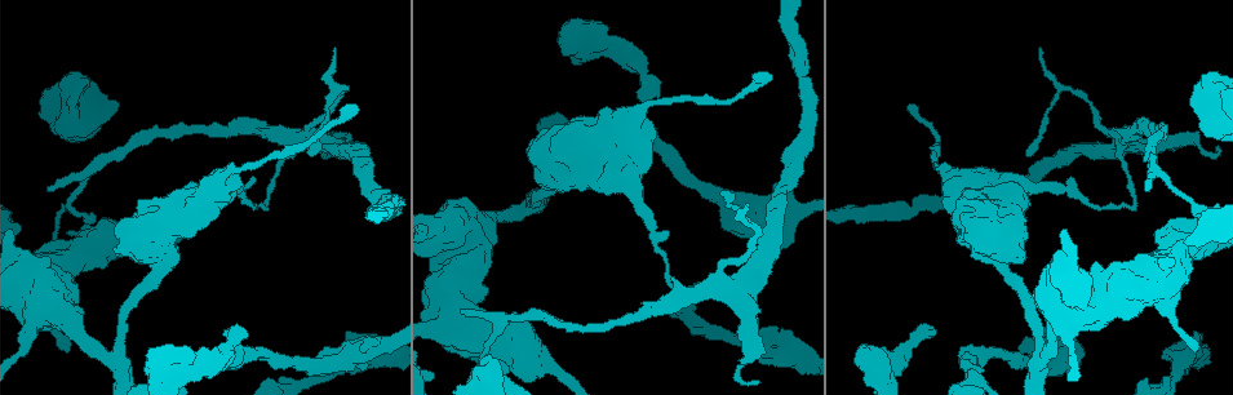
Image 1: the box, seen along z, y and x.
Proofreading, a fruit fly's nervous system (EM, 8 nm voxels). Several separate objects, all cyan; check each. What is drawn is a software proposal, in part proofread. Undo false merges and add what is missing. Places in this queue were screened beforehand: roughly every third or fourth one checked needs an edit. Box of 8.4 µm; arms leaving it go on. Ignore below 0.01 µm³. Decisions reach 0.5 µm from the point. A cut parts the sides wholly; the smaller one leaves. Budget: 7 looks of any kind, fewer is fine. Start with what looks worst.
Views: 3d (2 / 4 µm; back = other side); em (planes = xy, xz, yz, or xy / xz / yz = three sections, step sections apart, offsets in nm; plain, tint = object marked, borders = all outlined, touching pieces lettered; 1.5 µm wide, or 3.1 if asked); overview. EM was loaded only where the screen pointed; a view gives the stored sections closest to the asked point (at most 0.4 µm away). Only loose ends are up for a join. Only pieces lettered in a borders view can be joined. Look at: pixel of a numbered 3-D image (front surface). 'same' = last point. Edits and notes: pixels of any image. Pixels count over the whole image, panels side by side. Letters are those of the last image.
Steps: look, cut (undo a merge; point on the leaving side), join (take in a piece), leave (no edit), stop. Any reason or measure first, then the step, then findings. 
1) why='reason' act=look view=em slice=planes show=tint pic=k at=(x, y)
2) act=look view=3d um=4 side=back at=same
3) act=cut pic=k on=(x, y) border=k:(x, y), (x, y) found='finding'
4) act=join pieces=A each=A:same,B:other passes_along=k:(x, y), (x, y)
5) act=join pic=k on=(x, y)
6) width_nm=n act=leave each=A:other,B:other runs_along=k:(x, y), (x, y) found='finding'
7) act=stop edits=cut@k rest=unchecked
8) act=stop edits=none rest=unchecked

why='an open end' act=look view=em slice=yz step=8 show=tint pic=1 at=(932, 331)

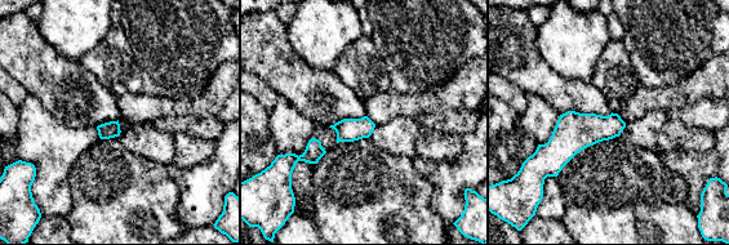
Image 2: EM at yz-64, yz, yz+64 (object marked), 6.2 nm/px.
why='cut it another way' act=look view=em slice=planes show=borders at=same

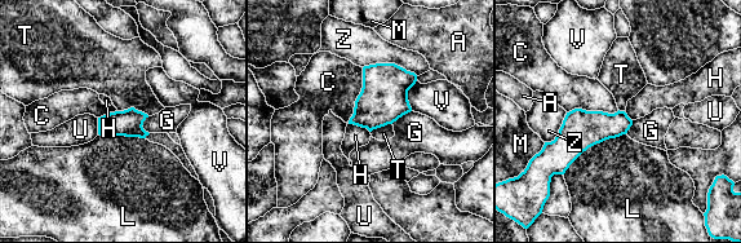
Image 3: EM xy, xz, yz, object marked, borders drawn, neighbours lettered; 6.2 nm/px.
width_nm=170 act=leave each=A:other,C:other,G:other,H:other,L:other,M:other,T:other,U:other,V:other,Z:other border=3:(118, 110), (134, 107), (149, 115) found='none of them fits'

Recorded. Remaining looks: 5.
why='branch stops here' act=look view=3d um=4 side=back pic=1 at=(367, 366)

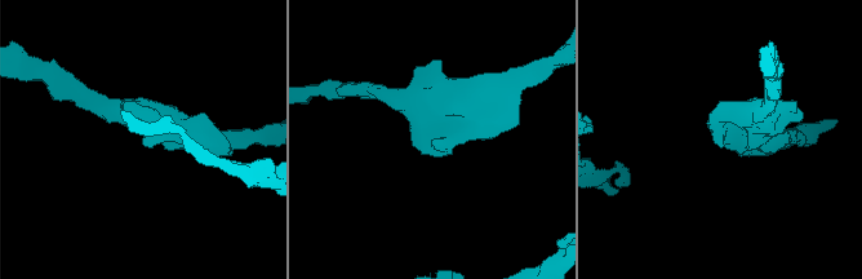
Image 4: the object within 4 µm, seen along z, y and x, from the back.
why='shape alone is not enough' act=look view=em slice=yz step=4 show=tint pic=4 at=(431, 140)

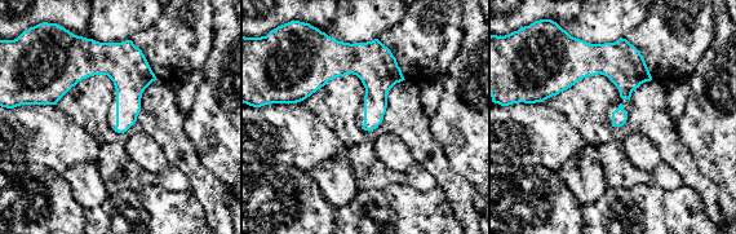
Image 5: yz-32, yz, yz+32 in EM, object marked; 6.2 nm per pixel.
act=look view=em slice=xy step=4 show=borders at=same

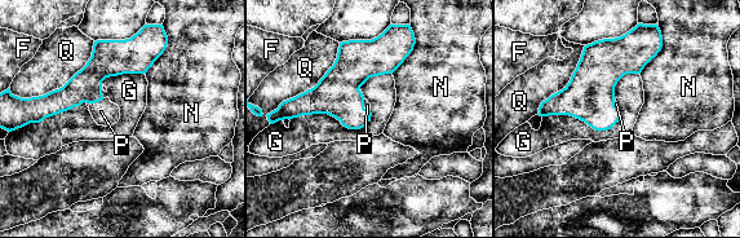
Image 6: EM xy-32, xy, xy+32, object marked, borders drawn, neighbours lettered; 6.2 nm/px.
act=join pieces=P each=F:other,G:other,N:other,P:same,Q:other found='the neuron continues'

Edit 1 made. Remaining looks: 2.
act=stop edits=join@6 rest=unchecked

